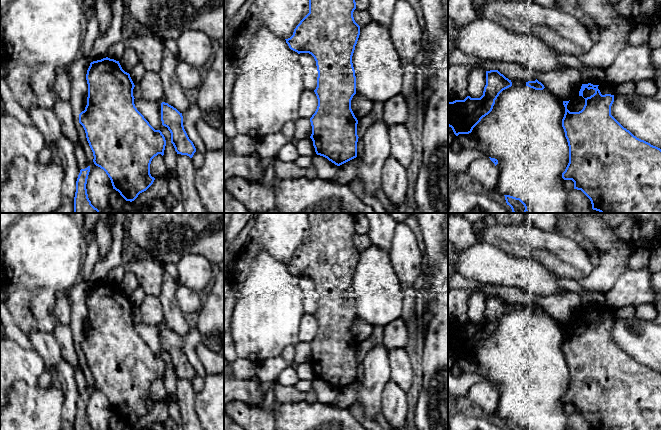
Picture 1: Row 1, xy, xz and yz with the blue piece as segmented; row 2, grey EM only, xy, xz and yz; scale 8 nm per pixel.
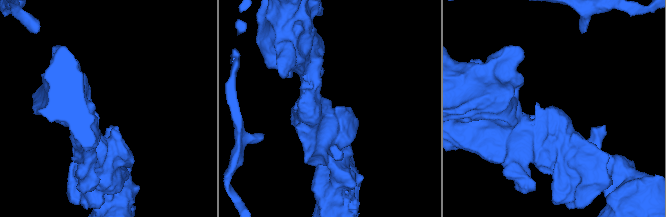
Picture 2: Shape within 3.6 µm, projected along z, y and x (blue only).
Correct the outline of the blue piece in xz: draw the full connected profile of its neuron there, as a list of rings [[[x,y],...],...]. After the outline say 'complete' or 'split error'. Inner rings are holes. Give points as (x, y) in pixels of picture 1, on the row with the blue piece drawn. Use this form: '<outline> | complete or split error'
[[[309,0],[309,13],[296,26],[293,35],[285,39],[291,50],[309,53],[316,61],[318,77],[314,92],[318,106],[310,118],[310,138],[316,154],[337,166],[357,157],[358,120],[351,109],[351,100],[356,94],[352,56],[360,35],[360,26],[353,17],[355,9],[355,0]]] | complete

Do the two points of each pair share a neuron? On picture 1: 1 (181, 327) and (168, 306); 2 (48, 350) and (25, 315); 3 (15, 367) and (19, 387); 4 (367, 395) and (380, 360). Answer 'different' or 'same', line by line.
1: same
2: different
3: different
4: same

